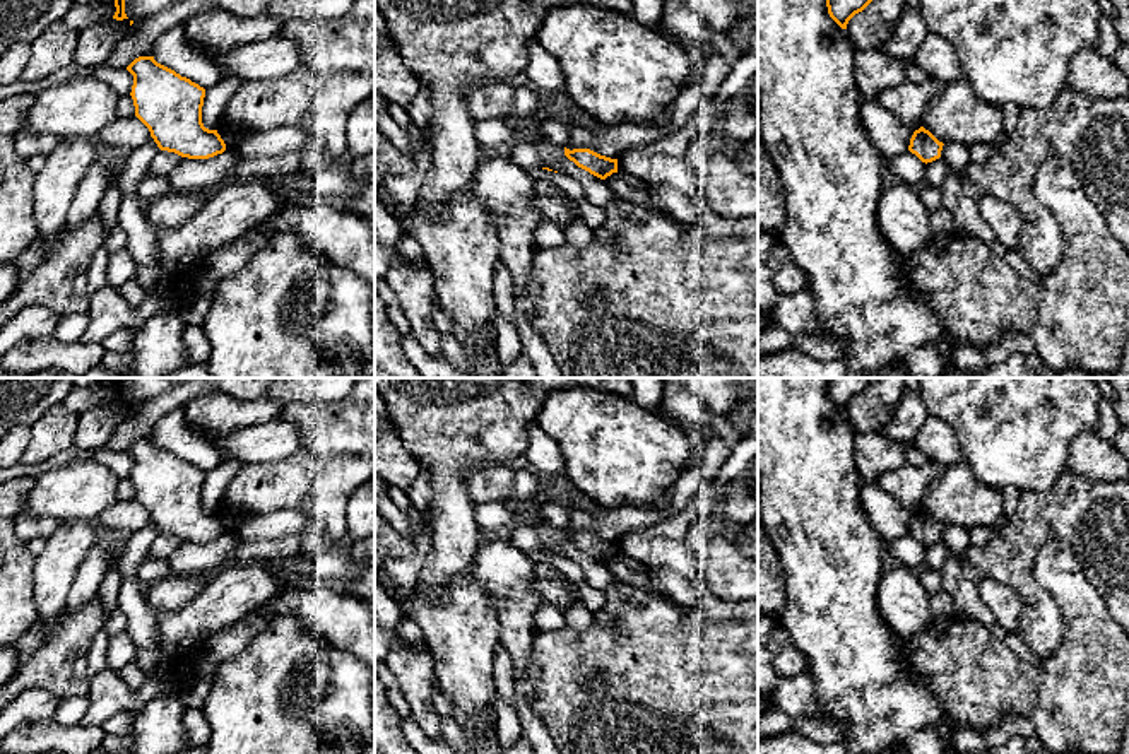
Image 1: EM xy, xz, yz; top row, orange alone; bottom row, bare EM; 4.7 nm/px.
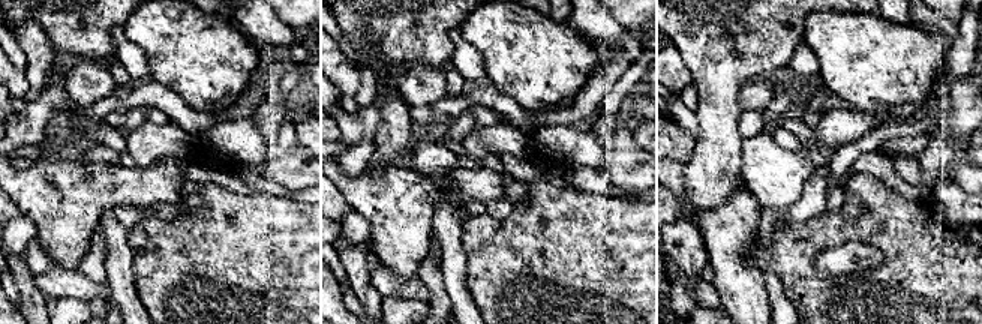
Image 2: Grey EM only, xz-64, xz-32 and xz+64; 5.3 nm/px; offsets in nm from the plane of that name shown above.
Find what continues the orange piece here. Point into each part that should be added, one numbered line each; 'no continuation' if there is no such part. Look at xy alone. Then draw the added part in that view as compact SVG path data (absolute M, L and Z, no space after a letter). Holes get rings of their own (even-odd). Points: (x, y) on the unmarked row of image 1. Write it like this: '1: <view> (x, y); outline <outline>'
no continuation

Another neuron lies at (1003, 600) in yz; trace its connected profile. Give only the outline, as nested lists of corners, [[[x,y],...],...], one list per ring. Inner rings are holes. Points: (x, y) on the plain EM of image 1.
[[[984,578],[977,585],[977,590],[982,602],[996,617],[996,622],[999,622],[1006,631],[1014,633],[1020,626],[1023,605],[1016,590],[990,578]]]

